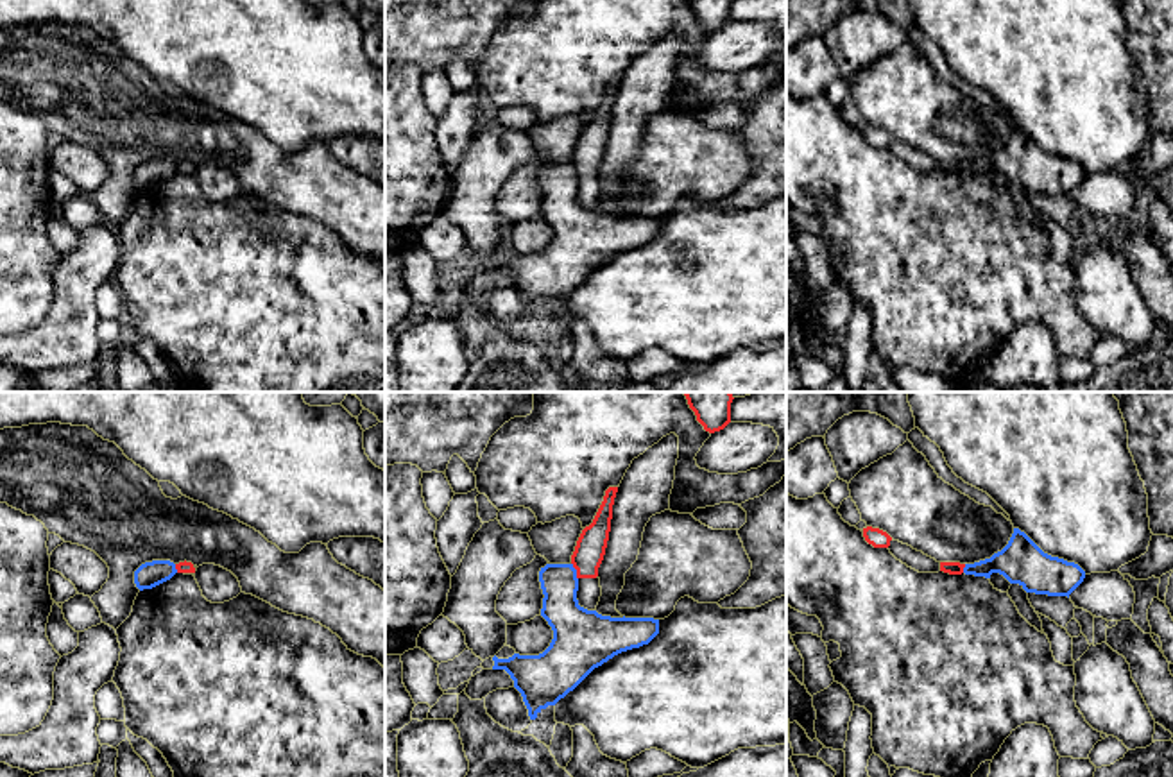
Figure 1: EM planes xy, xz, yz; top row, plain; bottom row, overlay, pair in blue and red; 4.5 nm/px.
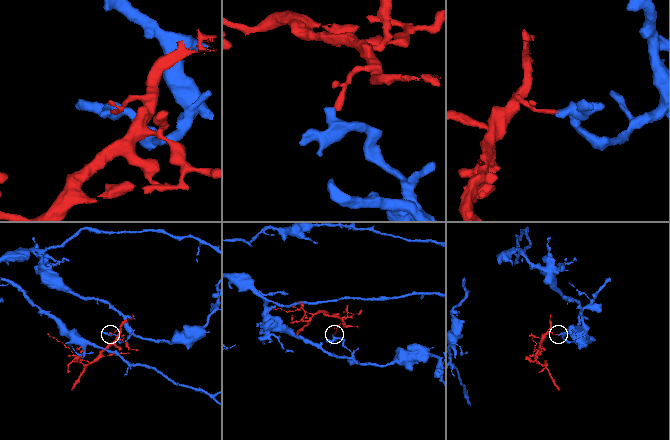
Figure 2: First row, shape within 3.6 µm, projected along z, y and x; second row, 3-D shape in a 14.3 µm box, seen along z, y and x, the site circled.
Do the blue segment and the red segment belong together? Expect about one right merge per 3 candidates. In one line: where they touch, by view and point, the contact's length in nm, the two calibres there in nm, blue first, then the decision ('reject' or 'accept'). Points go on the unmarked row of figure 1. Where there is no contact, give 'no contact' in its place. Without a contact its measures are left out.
contact xz (575, 170); length 80 nm; calibres 190 and 140 nm; reject

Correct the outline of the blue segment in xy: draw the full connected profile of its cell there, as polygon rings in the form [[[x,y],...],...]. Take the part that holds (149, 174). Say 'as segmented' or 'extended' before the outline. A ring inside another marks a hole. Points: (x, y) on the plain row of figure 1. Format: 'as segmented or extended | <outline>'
as segmented | [[[170,159],[145,161],[134,170],[134,183],[140,190],[152,188],[170,179],[176,172],[176,163]]]

